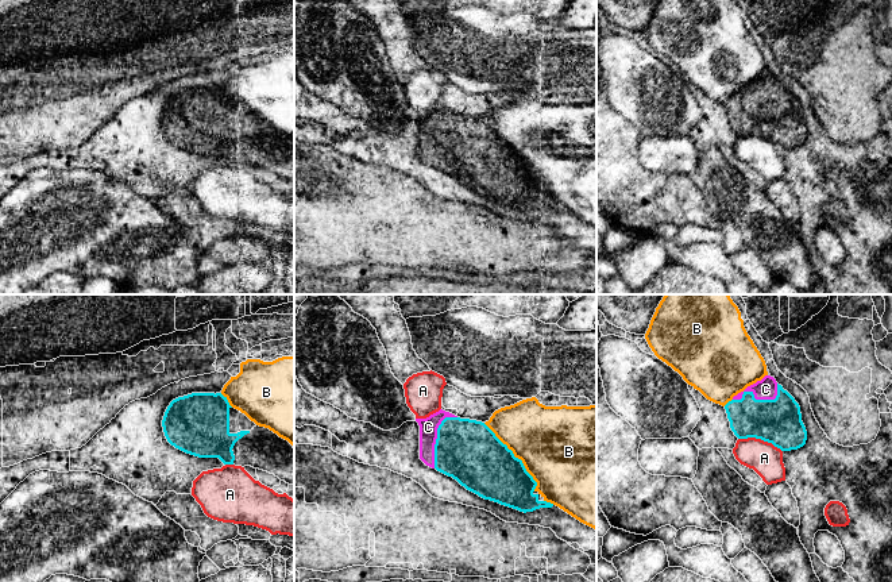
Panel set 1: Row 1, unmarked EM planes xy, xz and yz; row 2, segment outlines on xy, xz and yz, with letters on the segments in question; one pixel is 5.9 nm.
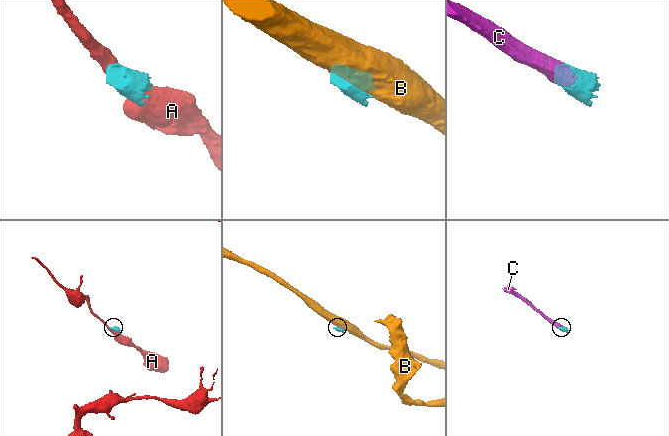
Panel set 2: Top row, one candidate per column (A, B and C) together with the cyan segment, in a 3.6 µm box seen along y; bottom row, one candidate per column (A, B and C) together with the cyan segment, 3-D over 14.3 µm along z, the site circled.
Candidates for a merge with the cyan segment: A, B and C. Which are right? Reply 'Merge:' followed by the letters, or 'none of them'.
Merge: C

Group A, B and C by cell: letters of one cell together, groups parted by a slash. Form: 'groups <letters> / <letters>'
groups A / B / C

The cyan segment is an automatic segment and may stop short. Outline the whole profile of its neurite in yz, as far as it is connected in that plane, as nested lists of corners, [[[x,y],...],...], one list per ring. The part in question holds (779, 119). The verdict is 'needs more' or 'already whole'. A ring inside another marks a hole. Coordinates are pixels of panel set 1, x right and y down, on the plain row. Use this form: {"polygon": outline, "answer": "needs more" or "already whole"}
{"polygon": [[[771,73],[734,93],[725,107],[738,136],[761,136],[781,149],[806,142],[807,128],[799,101]]], "answer": "needs more"}

